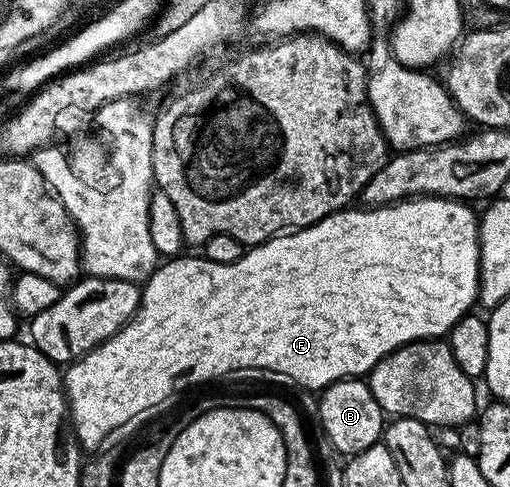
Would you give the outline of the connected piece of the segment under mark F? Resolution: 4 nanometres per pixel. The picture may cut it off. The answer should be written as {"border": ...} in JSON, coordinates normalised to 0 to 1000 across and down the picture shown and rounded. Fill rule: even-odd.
{"border":[[[812,407],[765,423],[698,427],[700,431],[678,427],[643,439],[618,460],[553,478],[545,487],[529,489],[525,497],[482,511],[480,524],[461,534],[461,542],[422,542],[398,526],[349,526],[318,536],[282,581],[276,622],[261,643],[261,655],[225,690],[218,690],[182,719],[173,719],[151,741],[133,745],[125,762],[127,815],[139,852],[139,873],[161,926],[188,926],[200,914],[196,908],[220,883],[249,873],[267,850],[327,823],[345,801],[378,793],[384,784],[410,784],[416,776],[433,776],[439,768],[461,766],[463,760],[529,760],[535,768],[561,768],[571,782],[584,784],[616,805],[627,805],[651,784],[700,780],[722,770],[724,762],[735,756],[735,747],[743,747],[743,739],[751,739],[800,702],[871,696],[888,676],[888,667],[929,634],[927,620],[931,628],[943,591],[943,474],[937,441],[931,431],[927,439],[920,423],[925,421],[894,407]]]}

